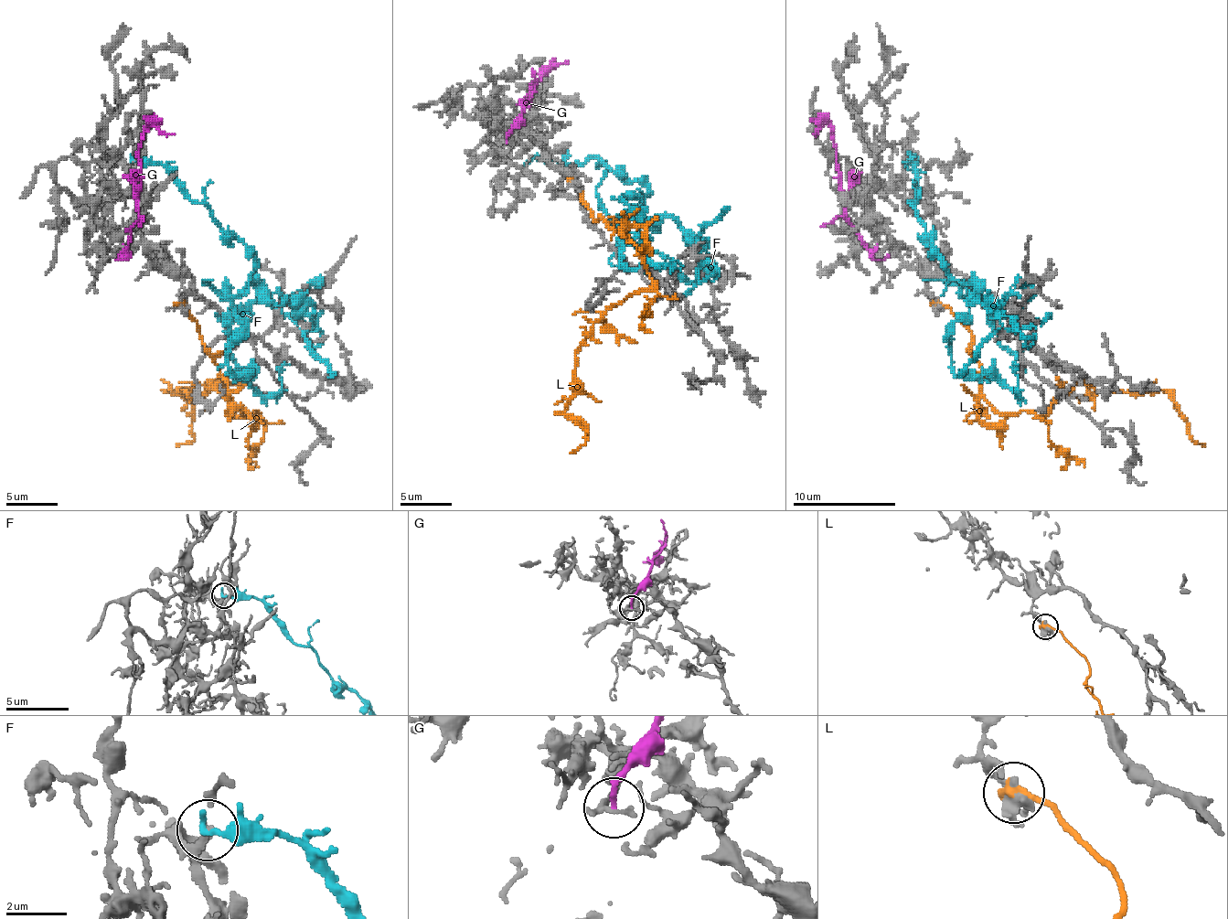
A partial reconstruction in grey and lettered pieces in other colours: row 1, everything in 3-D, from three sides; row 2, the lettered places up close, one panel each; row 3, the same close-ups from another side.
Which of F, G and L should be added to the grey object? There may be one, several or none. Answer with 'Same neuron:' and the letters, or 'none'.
Same neuron: none

